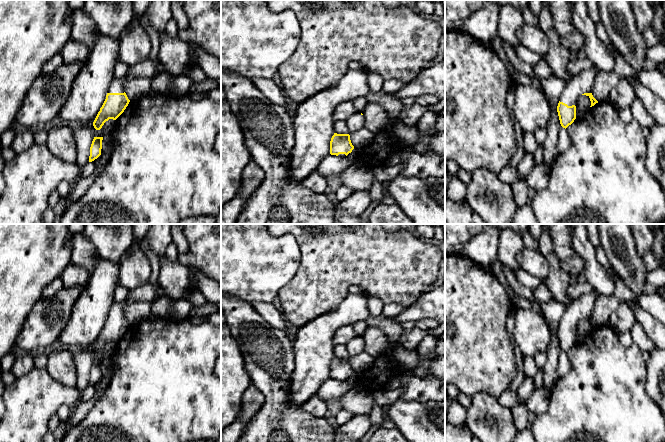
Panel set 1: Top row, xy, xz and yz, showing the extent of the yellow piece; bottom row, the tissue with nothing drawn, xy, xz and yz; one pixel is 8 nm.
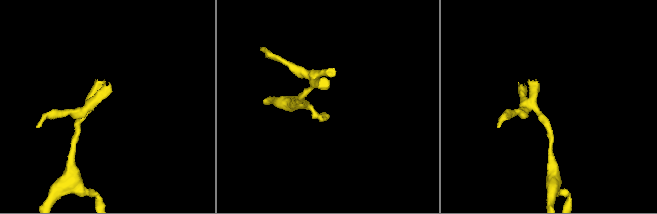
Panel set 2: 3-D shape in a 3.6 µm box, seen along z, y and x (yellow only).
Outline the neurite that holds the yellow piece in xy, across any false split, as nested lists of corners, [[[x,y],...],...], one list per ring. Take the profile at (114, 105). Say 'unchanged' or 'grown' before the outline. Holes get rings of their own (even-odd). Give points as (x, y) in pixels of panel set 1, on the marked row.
grown | [[[154,54],[152,58],[149,56],[146,60],[129,67],[125,77],[113,79],[106,99],[93,122],[96,130],[100,130],[109,119],[116,120],[128,106],[130,100],[125,93],[125,83],[136,77],[151,78],[157,73],[157,63],[158,59]]]

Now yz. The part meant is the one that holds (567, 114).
grown | [[[587,69],[572,76],[572,78],[566,82],[565,89],[557,106],[560,124],[563,128],[566,129],[576,119],[575,104],[581,95],[586,95],[590,98],[590,107],[598,103],[592,95],[596,74],[597,72],[595,69]]]

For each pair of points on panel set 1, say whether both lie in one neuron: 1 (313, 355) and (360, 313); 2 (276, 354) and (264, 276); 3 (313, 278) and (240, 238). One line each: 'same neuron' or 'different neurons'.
1: same neuron
2: different neurons
3: different neurons

